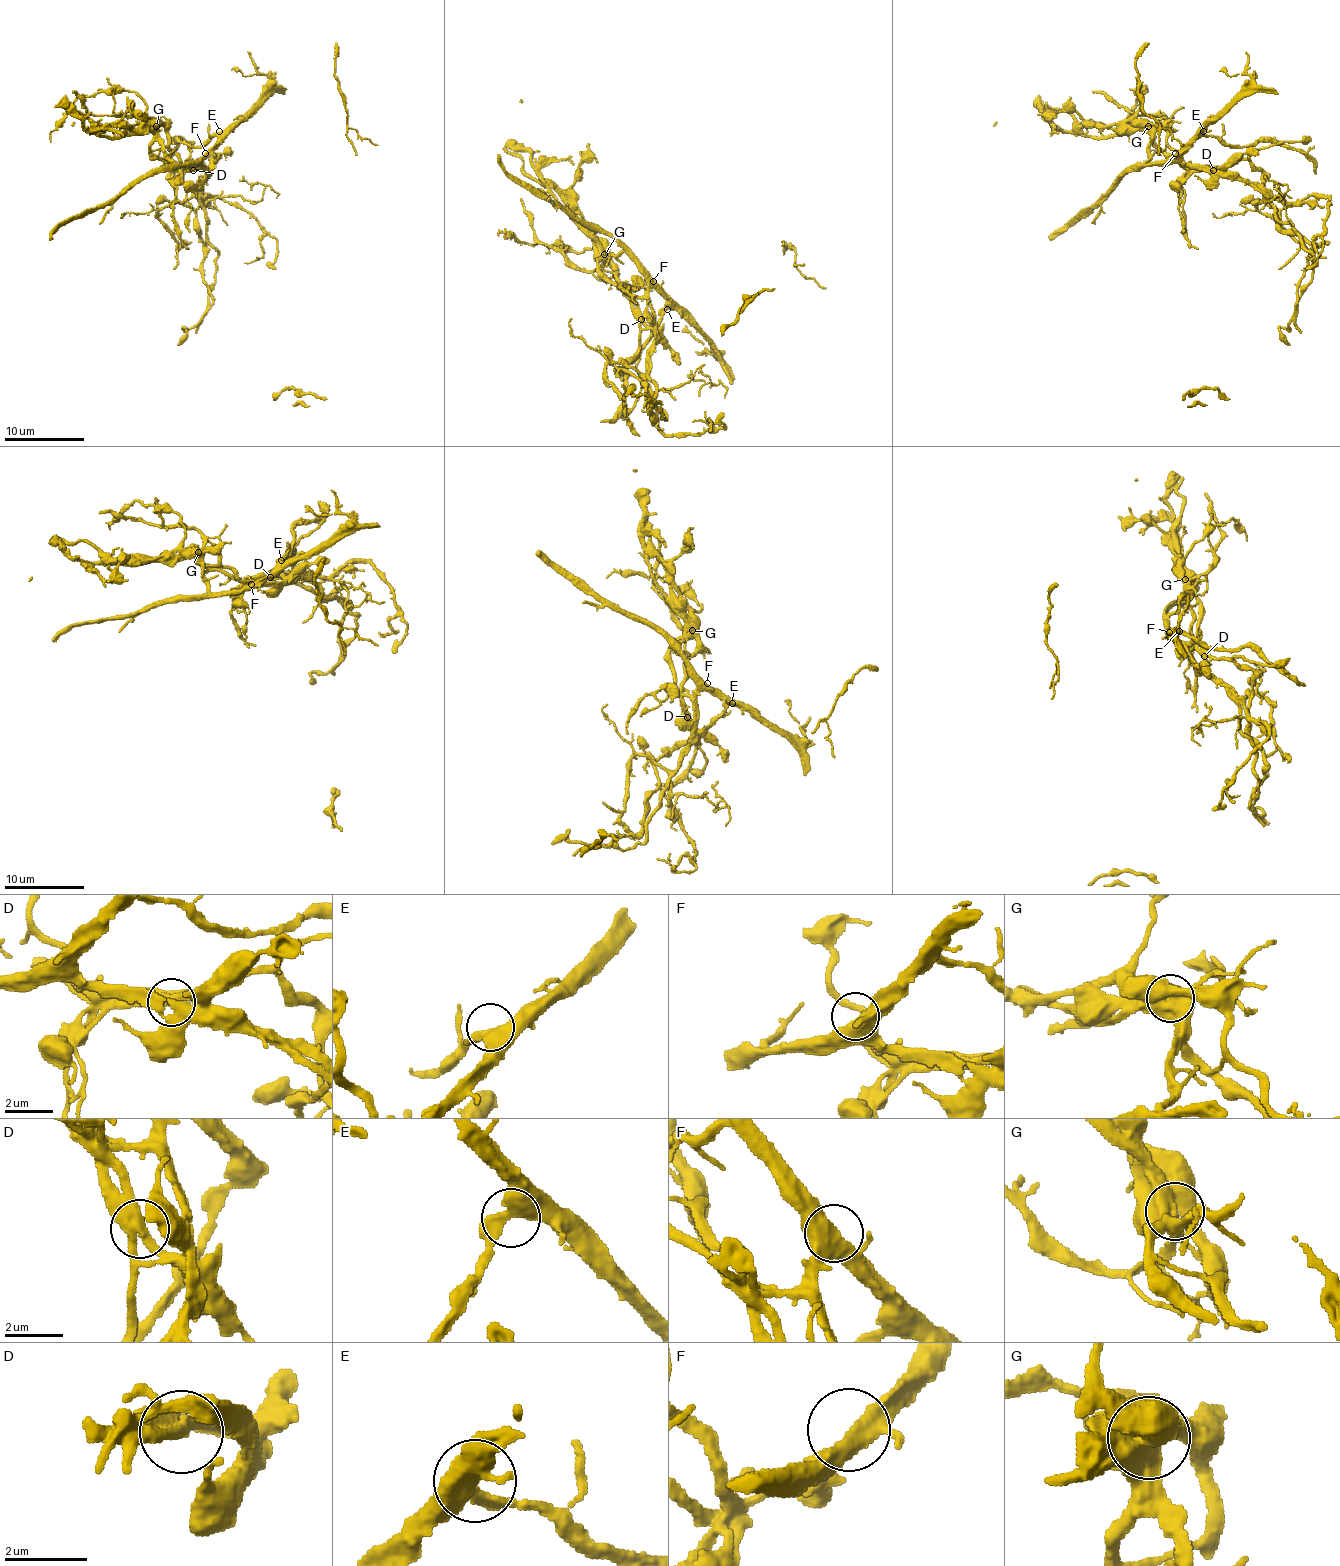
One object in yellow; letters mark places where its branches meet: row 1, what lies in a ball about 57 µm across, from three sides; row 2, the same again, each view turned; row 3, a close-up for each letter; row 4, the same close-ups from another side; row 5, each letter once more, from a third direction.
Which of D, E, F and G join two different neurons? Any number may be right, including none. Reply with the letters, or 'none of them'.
D, G

